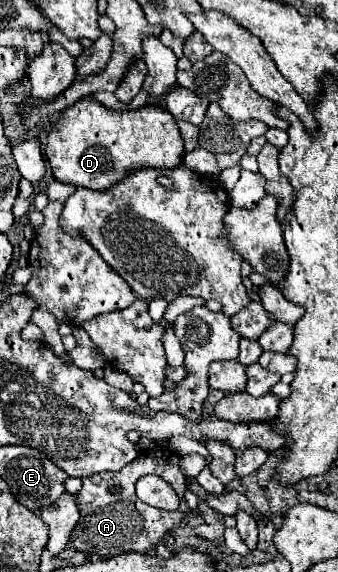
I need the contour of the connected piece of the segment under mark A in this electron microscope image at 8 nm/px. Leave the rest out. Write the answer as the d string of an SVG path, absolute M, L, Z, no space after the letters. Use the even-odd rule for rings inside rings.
M155 448L139 454L133 462L129 462L125 468L111 472L111 474L91 474L83 478L83 488L77 494L77 502L81 508L81 518L77 522L77 530L73 532L73 540L77 542L77 550L87 554L99 554L99 556L117 556L125 552L147 552L157 542L161 542L163 534L179 526L181 518L189 512L185 504L185 490L187 490L187 478L183 470L179 468L181 456L171 452L169 448ZM145 474L157 474L163 476L177 492L181 501L179 510L159 510L153 506L143 504L135 494L135 482L137 478ZM113 486L119 490L113 492Z

